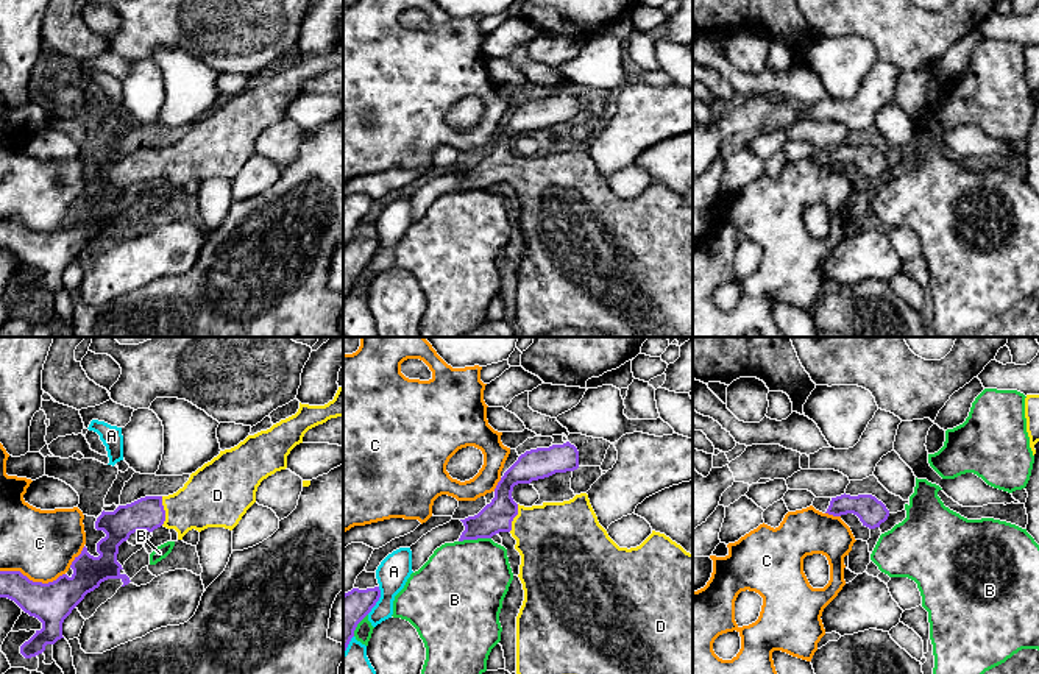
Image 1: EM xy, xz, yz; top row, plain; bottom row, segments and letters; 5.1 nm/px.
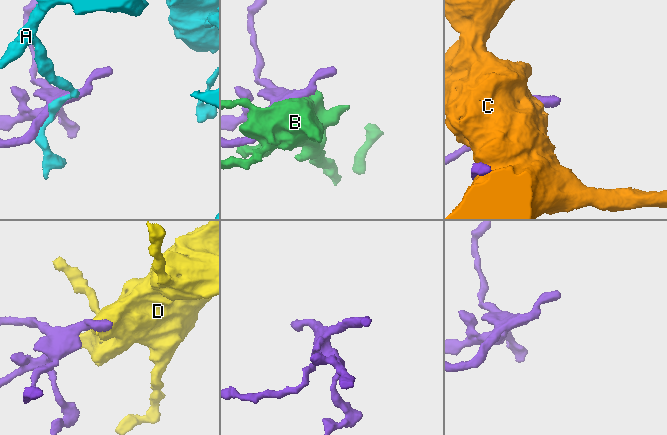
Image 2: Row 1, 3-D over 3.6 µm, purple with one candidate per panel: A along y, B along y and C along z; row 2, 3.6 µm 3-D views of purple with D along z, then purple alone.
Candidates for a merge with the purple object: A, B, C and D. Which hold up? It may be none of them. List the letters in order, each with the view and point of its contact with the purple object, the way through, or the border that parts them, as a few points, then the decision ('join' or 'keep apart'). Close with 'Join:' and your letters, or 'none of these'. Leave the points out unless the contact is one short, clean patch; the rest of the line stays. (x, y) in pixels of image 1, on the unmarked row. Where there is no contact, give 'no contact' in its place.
A: meets purple in xz at (378, 250); keep apart
B: meets purple in xz at (475, 189); keep apart
C: meets purple in xy at (31, 231); keep apart
D: meets purple in xy at (164, 161); runs through xy (147, 164), (164, 161), (184, 161), (211, 148); join
Join: D

